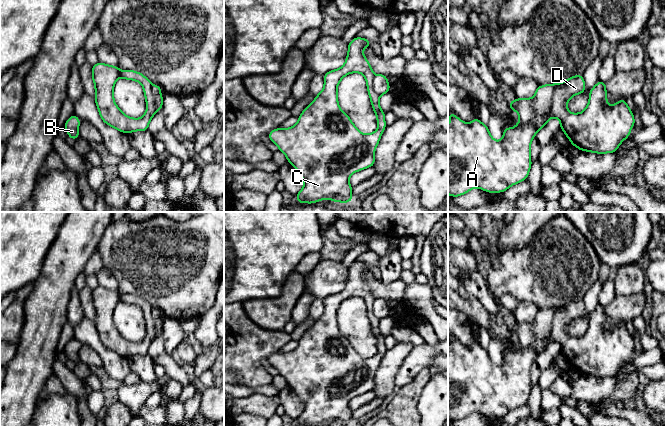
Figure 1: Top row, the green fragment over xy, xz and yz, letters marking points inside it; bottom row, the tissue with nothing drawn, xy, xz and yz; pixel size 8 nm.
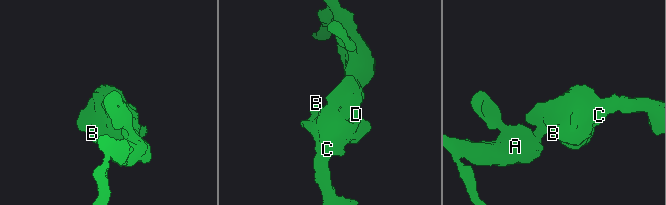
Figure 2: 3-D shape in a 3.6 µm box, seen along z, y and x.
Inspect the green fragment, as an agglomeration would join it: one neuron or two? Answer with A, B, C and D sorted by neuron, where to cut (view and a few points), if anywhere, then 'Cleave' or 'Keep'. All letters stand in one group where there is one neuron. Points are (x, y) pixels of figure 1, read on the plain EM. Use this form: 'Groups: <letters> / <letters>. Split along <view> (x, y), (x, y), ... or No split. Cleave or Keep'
Groups: A / B C D. Split along yz (553, 308), (551, 332), (546, 337), (538, 339). Cleave

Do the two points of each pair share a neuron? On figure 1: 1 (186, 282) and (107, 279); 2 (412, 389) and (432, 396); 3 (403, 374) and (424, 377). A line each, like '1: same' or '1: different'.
1: different
2: different
3: different

